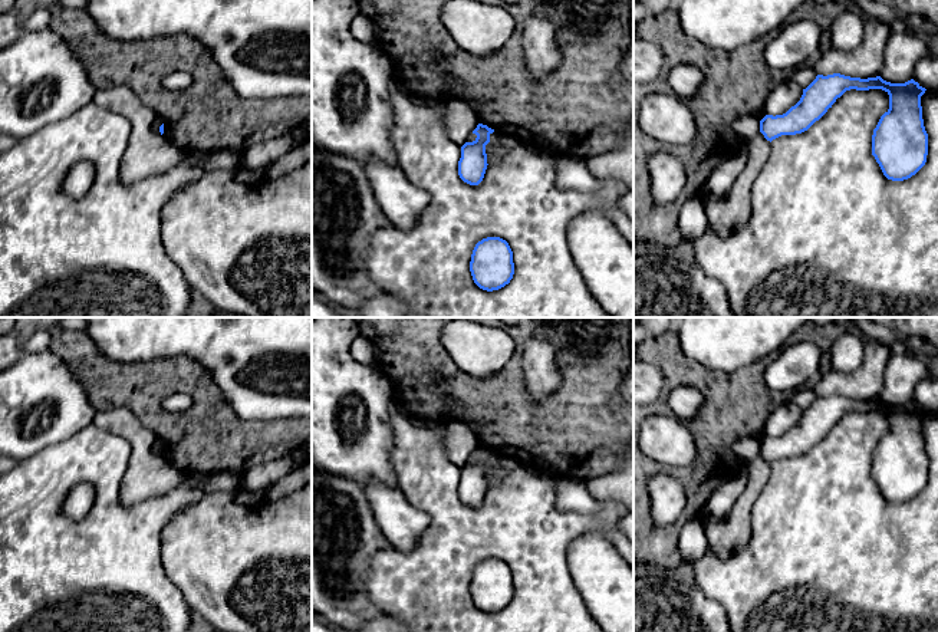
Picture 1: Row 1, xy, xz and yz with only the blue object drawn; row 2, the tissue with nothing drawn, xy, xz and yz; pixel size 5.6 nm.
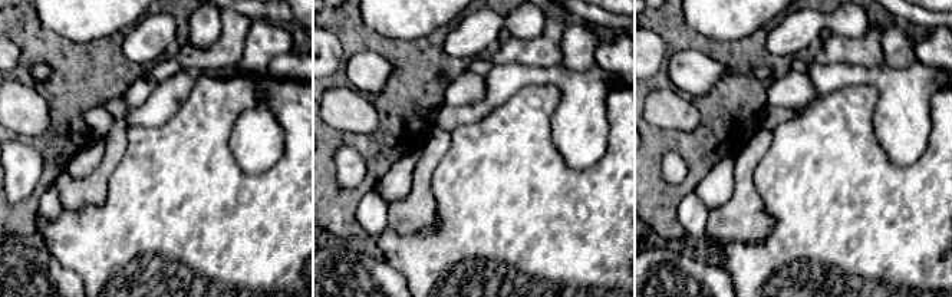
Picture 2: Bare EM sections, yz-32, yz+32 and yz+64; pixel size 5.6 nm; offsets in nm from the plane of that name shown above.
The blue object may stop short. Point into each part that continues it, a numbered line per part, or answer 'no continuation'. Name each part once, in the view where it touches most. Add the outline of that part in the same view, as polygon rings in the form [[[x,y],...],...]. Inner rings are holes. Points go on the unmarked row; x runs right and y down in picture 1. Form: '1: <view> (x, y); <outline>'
no continuation

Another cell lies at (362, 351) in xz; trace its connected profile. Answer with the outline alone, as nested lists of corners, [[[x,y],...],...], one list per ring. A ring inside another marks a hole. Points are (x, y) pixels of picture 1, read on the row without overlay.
[[[358,336],[353,340],[350,345],[350,355],[356,362],[376,368],[376,348],[363,336]]]

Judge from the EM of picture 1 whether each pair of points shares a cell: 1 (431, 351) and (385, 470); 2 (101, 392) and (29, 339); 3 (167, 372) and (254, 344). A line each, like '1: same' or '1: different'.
1: different
2: different
3: different

